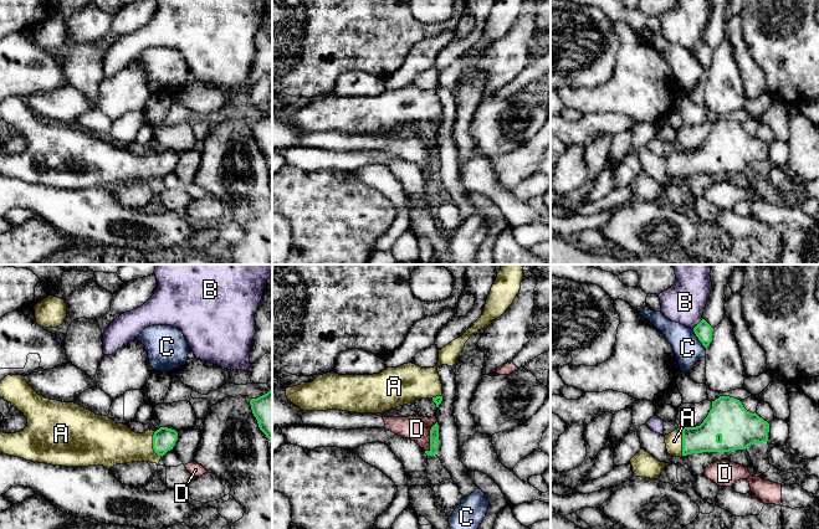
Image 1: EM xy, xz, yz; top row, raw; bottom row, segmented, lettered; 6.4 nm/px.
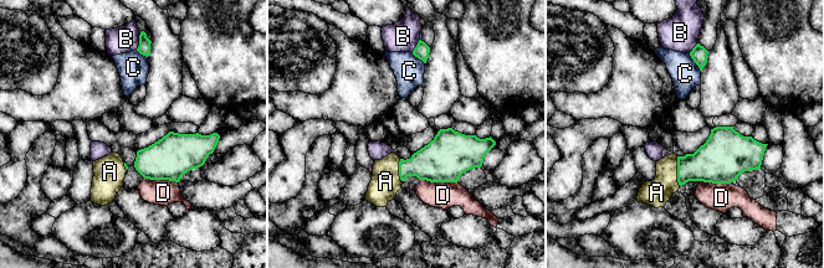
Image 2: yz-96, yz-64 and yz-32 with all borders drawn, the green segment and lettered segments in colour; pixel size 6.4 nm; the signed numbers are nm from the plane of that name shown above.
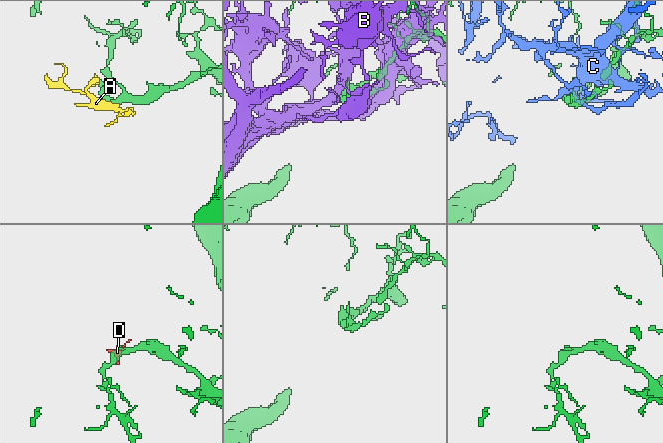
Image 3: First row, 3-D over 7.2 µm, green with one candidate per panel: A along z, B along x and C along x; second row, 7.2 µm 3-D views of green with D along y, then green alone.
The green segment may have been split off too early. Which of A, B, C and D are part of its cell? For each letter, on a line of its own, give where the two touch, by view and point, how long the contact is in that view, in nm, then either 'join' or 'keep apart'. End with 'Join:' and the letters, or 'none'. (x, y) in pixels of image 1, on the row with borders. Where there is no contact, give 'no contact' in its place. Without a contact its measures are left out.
A: xy (153, 445) | 180 nm | join
B: yz (699, 323) | 100 nm | keep apart
C: yz (699, 339) | 150 nm | keep apart
D: xz (430, 437) | 220 nm | keep apart
Join: A

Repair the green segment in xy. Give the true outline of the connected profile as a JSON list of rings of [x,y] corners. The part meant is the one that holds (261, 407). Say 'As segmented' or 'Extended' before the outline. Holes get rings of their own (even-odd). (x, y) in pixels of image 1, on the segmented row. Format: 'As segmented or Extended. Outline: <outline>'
As segmented. Outline: [[[272,389],[257,399],[251,399],[250,405],[260,430],[272,440]]]

